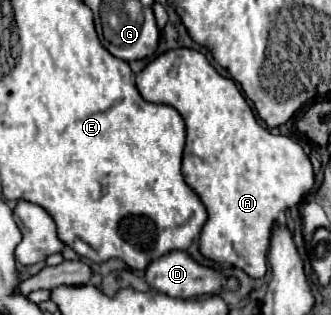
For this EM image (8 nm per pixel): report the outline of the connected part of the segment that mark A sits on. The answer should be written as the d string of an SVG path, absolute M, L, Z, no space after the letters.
M174 49L160 55L136 75L136 87L146 101L170 105L186 121L186 149L182 159L184 181L198 193L200 199L204 199L204 205L208 207L208 221L200 233L200 253L222 267L238 267L254 279L264 277L274 225L284 211L300 203L314 185L312 165L302 147L290 137L272 135L258 125L236 83L216 73L208 59L194 49Z

